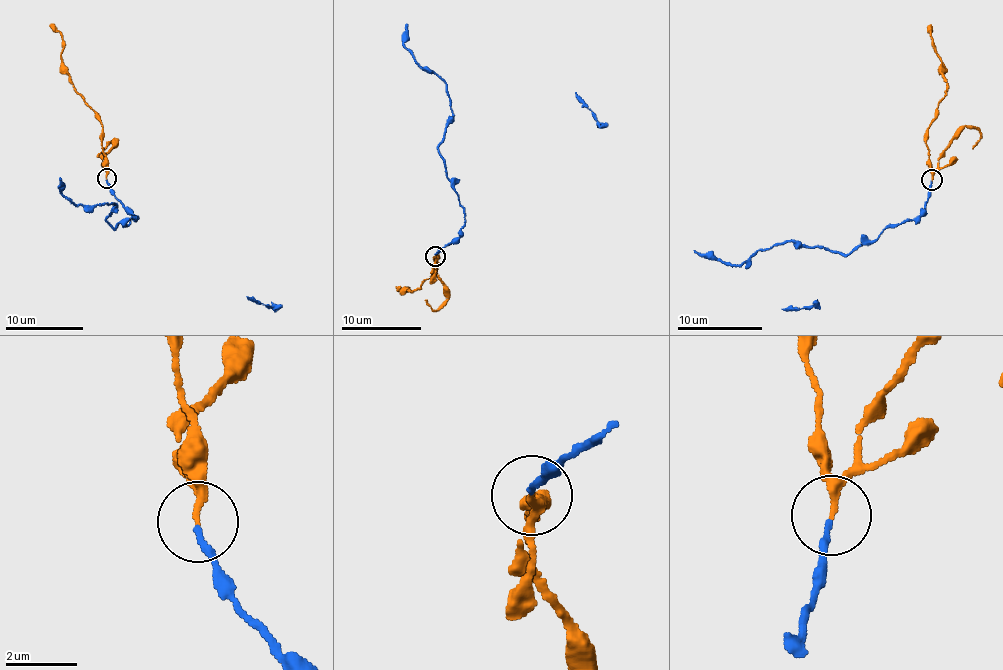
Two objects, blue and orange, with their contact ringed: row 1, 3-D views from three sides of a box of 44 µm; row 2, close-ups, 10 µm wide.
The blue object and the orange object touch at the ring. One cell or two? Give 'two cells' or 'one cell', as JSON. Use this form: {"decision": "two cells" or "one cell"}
{"decision": "one cell"}

